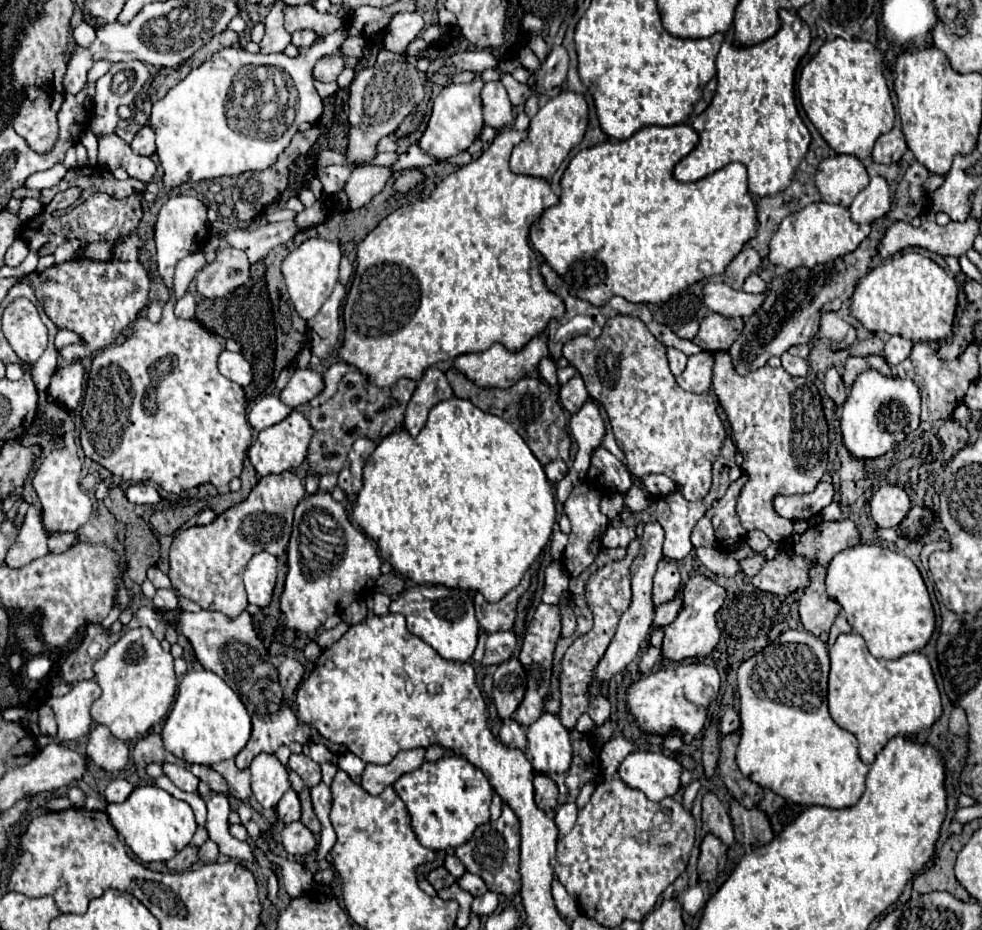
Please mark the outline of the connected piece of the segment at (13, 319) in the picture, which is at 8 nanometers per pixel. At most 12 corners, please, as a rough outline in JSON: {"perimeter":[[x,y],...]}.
{"perimeter":[[28,299],[4,309],[2,331],[34,363],[46,349],[46,325]]}

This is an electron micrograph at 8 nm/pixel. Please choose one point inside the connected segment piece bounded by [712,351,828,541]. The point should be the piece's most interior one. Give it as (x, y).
(784, 441)

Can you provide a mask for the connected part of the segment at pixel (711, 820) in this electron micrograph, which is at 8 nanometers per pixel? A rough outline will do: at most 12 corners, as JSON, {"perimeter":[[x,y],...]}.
{"perimeter":[[714,793],[702,801],[702,823],[726,845],[734,843],[728,809]]}

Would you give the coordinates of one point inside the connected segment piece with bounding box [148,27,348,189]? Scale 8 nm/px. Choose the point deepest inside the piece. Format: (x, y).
(194, 141)

